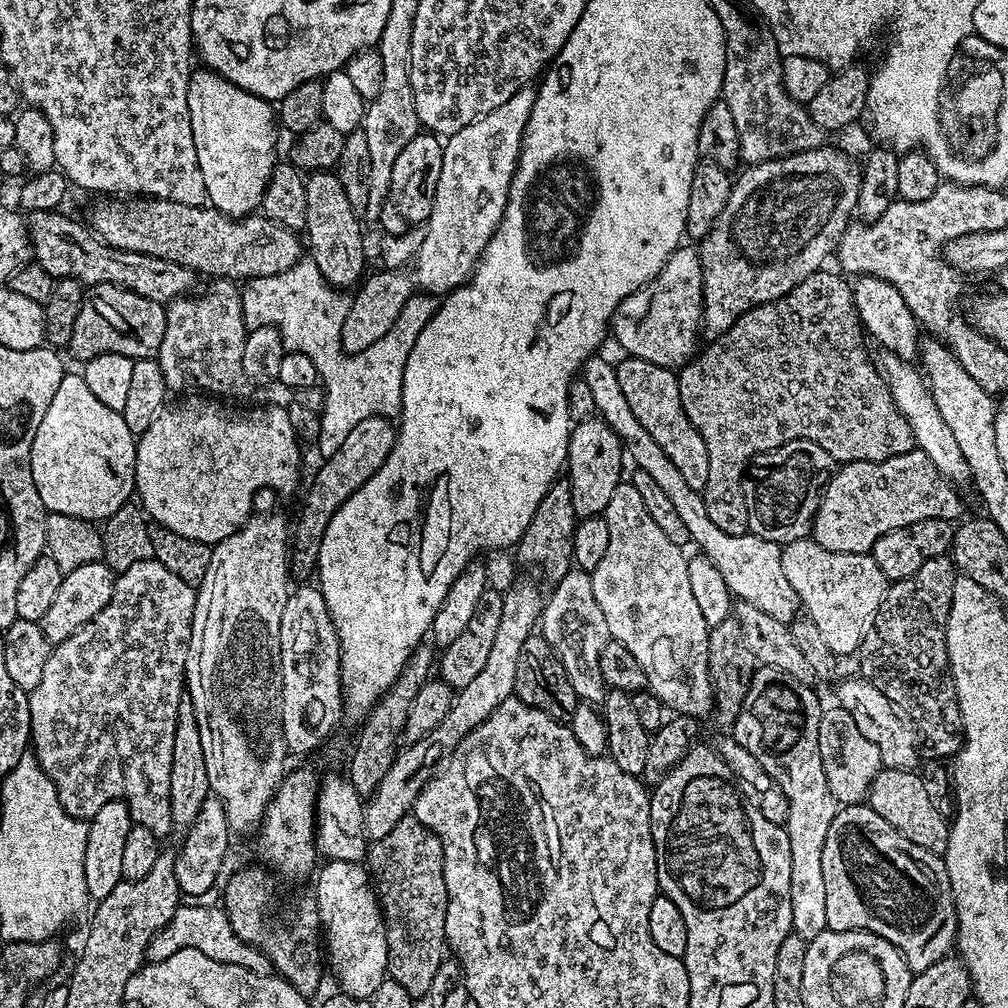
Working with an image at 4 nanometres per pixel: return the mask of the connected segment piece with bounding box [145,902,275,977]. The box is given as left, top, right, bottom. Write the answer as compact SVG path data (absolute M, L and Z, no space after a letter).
M188 902L179 906L175 912L174 918L151 940L147 948L145 959L152 963L154 961L165 961L171 954L176 954L178 950L194 948L206 954L218 962L226 962L228 965L242 966L244 969L250 969L259 977L268 977L275 973L275 968L268 958L257 948L243 943L236 934L233 927L230 926L228 915L223 907L212 905L200 907L193 902Z

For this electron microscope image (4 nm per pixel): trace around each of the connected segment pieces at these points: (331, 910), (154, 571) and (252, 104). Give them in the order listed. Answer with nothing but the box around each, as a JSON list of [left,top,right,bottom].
[[314,860,389,1000],[28,558,198,838],[186,70,278,218]]

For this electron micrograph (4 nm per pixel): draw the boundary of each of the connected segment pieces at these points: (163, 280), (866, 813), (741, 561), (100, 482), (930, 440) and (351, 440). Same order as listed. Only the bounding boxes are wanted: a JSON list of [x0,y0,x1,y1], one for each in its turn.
[[30,211,198,305],[822,802,957,973],[582,354,802,625],[30,374,136,522],[882,359,969,482],[290,416,397,582]]

